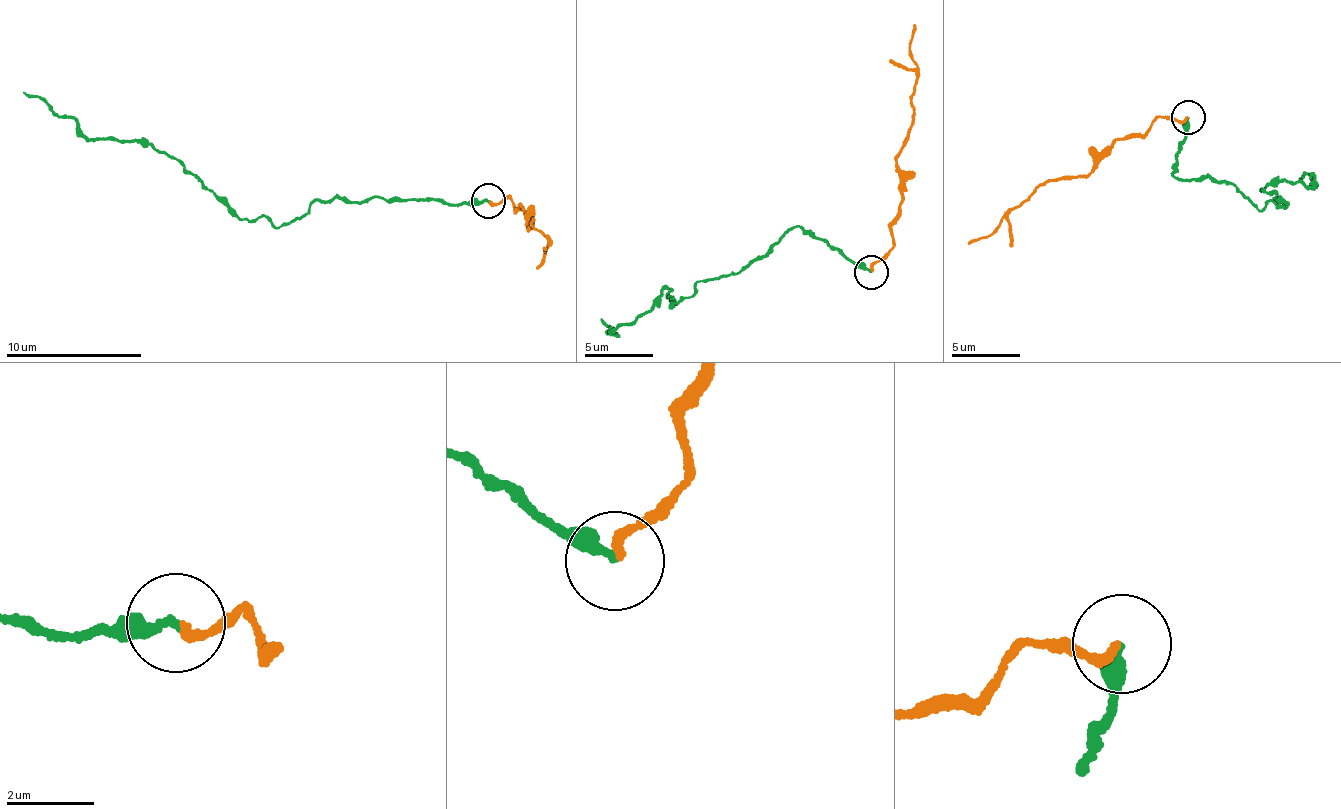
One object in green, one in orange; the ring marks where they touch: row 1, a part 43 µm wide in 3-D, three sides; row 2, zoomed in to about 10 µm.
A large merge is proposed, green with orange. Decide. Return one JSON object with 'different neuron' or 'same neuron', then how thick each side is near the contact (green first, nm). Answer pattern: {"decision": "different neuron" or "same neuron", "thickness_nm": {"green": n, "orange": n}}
{"decision": "same neuron", "thickness_nm": {"green": 260, "orange": 170}}

